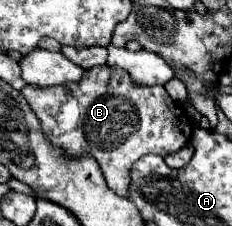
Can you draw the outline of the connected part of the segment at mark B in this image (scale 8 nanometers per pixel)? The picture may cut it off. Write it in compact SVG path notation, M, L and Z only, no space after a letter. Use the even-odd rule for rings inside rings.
M93 67L87 69L83 79L79 83L65 83L57 87L25 87L23 97L39 117L43 125L43 133L59 147L65 149L67 155L79 155L79 153L89 153L97 159L99 167L103 169L103 175L107 179L107 185L117 193L117 195L127 195L129 189L129 169L131 165L147 155L147 153L157 153L157 155L173 155L179 149L183 149L189 143L189 137L193 133L193 125L185 109L175 103L165 87L149 87L149 85L137 85L131 81L129 73L119 67Z

